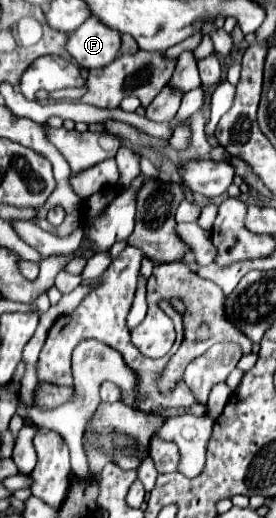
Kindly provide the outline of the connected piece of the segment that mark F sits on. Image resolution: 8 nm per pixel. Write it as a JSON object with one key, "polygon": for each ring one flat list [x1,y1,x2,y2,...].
{"polygon":[[89,17,69,35,65,49,85,69,105,67,119,53,119,33,99,23,99,19]]}

